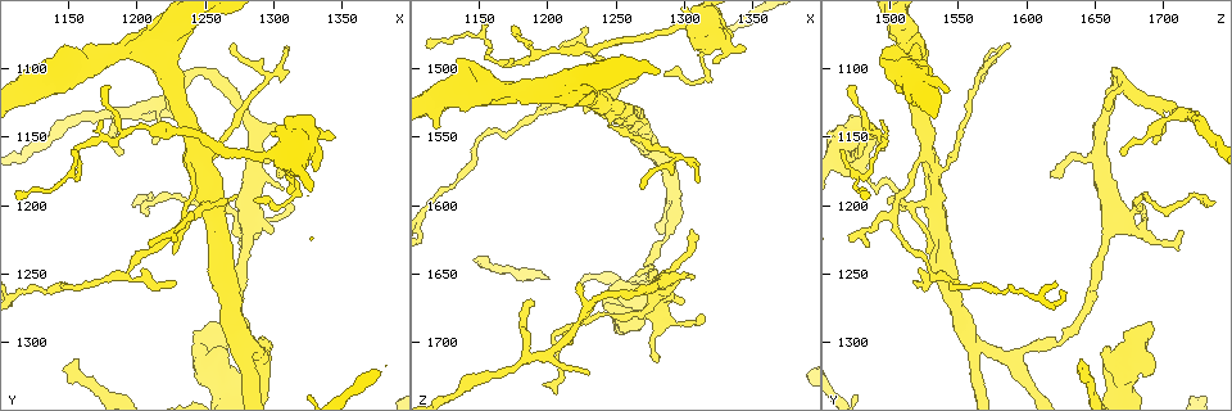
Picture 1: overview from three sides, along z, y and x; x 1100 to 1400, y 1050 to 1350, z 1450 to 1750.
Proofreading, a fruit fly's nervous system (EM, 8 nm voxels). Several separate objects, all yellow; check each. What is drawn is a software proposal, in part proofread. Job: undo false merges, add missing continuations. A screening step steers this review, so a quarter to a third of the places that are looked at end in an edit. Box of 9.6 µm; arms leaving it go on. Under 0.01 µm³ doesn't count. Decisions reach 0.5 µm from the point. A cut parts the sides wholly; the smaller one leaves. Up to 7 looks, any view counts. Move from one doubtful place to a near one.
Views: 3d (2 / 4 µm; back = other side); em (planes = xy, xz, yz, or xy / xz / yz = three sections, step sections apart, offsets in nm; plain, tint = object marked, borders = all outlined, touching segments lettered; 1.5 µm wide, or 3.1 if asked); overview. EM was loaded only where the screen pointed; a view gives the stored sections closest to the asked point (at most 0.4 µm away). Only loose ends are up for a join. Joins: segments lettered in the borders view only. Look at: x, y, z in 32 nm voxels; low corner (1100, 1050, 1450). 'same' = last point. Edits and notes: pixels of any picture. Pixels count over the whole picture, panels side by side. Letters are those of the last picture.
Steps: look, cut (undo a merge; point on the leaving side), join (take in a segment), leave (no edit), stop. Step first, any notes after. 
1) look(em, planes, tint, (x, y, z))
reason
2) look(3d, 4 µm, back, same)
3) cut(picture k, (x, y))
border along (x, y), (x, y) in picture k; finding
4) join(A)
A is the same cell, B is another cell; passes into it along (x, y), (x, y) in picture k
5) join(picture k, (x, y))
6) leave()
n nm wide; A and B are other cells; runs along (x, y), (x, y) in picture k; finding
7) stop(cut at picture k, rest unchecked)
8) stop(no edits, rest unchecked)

look(em, yz, step 4, borders, (1262, 1306, 1656))
an open end

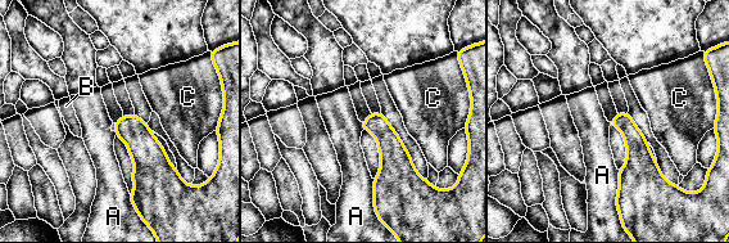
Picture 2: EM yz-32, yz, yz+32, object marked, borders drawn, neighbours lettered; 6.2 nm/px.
look(em, planes, borders, same)
cut it another way

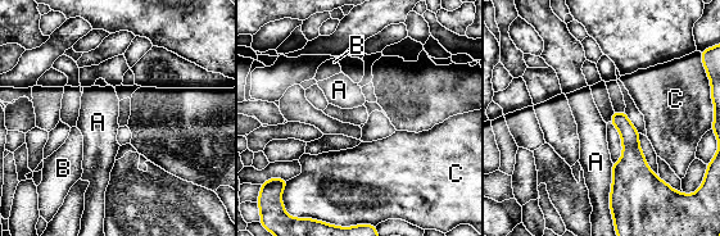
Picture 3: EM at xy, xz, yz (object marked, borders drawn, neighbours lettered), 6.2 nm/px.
leave()
A, B and C are other cells; border along (612, 163), (611, 216) in picture 3; no lettered segment goes on from it

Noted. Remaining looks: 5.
look(3d, 2 µm, (1294, 1312, 1590))
three arms meet

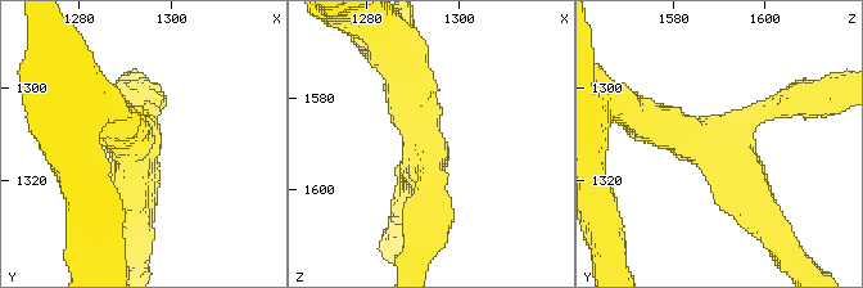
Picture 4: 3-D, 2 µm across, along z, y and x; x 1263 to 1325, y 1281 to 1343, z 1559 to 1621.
look(em, xy, step 4, tint, (1293, 1312, 1590))
3 arms; arms of 260, 260, 280 nm; now the EM

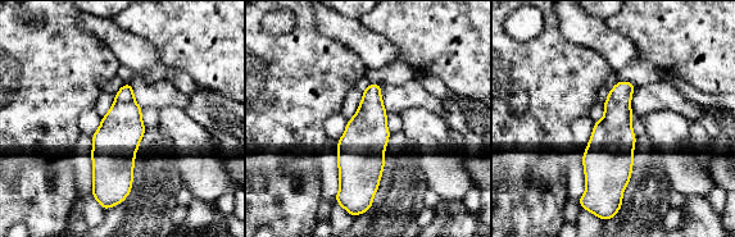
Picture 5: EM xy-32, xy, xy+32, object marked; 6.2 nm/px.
look(em, xy, step 4, borders, same)
see the neighbours

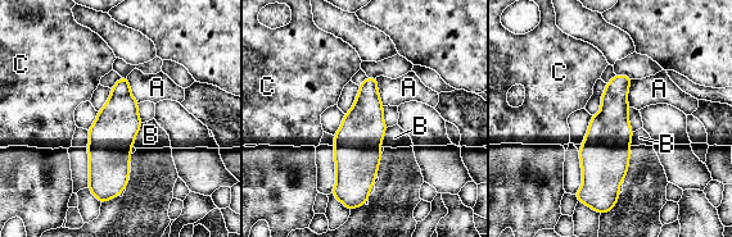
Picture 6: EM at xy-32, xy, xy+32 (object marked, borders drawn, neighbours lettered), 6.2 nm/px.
leave()
A, B and C are other cells; border along (143, 123), (132, 146) in picture 6; continuous, no second cell

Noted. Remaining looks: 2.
stop(no edits, rest unchecked)

